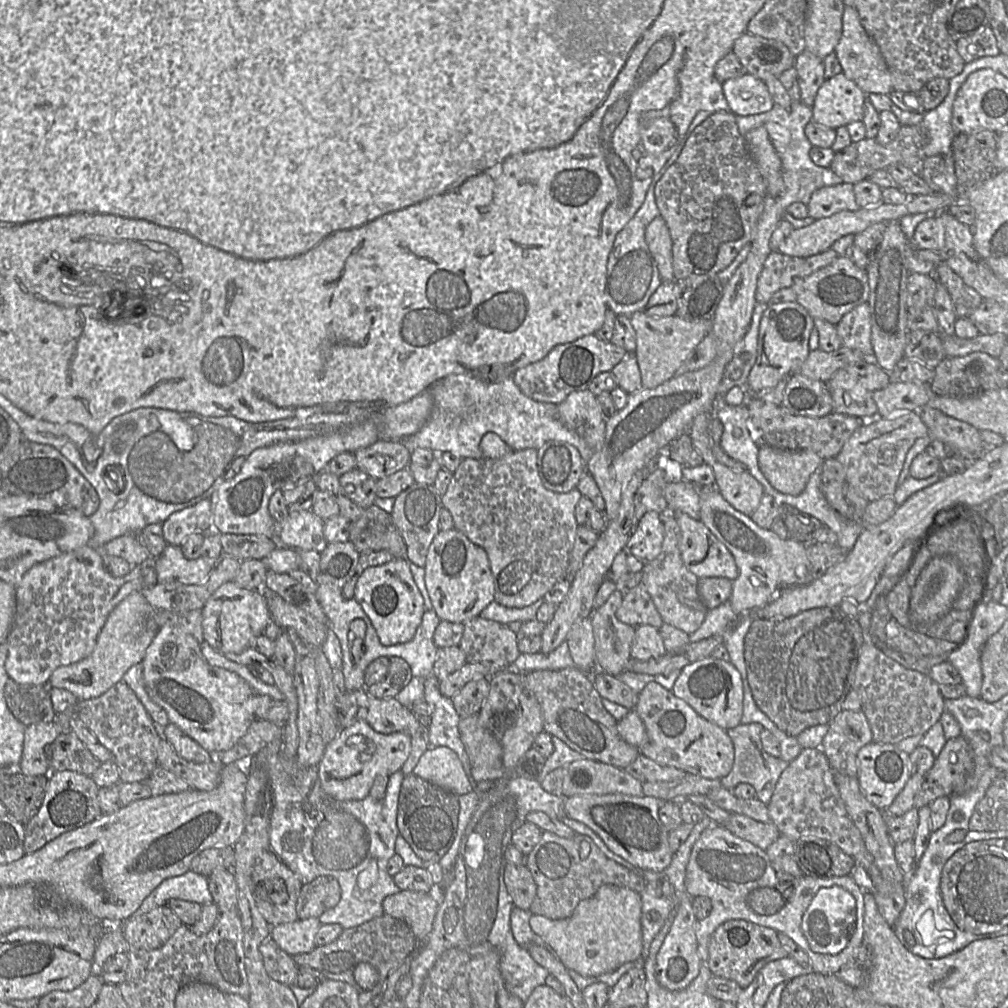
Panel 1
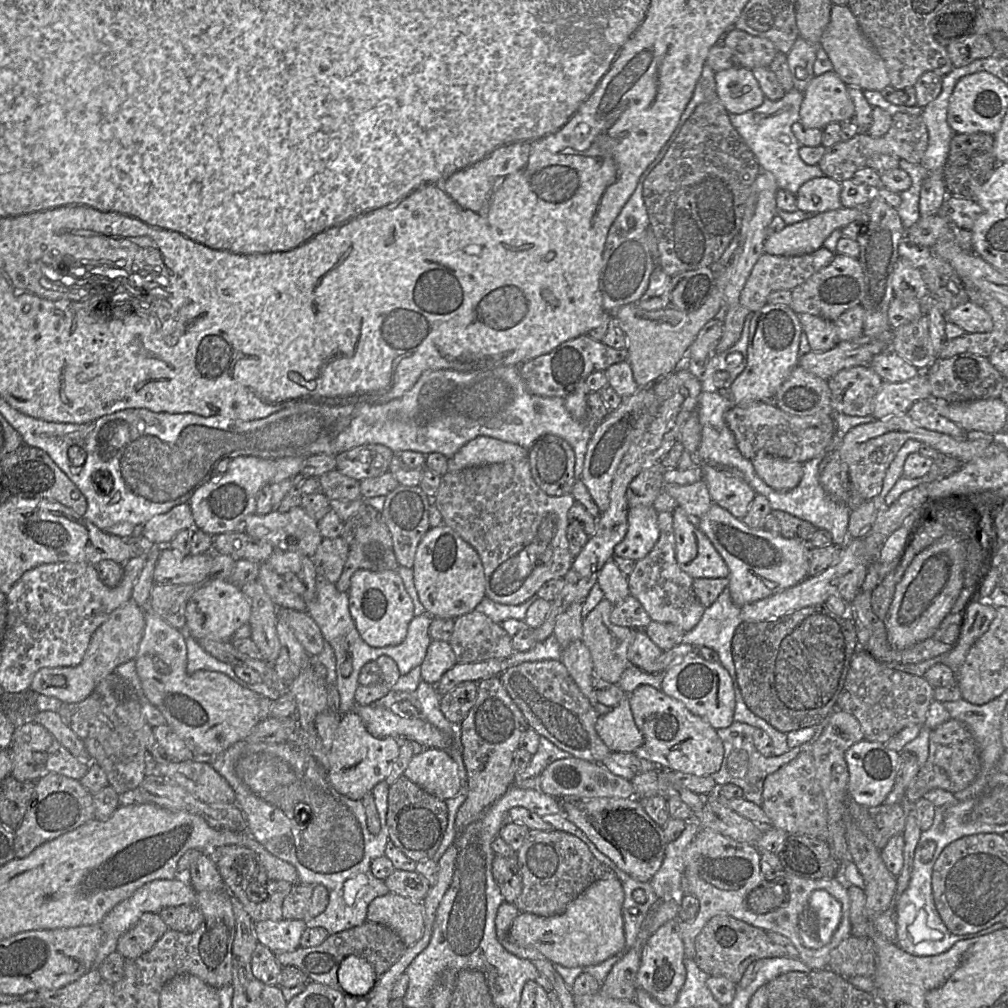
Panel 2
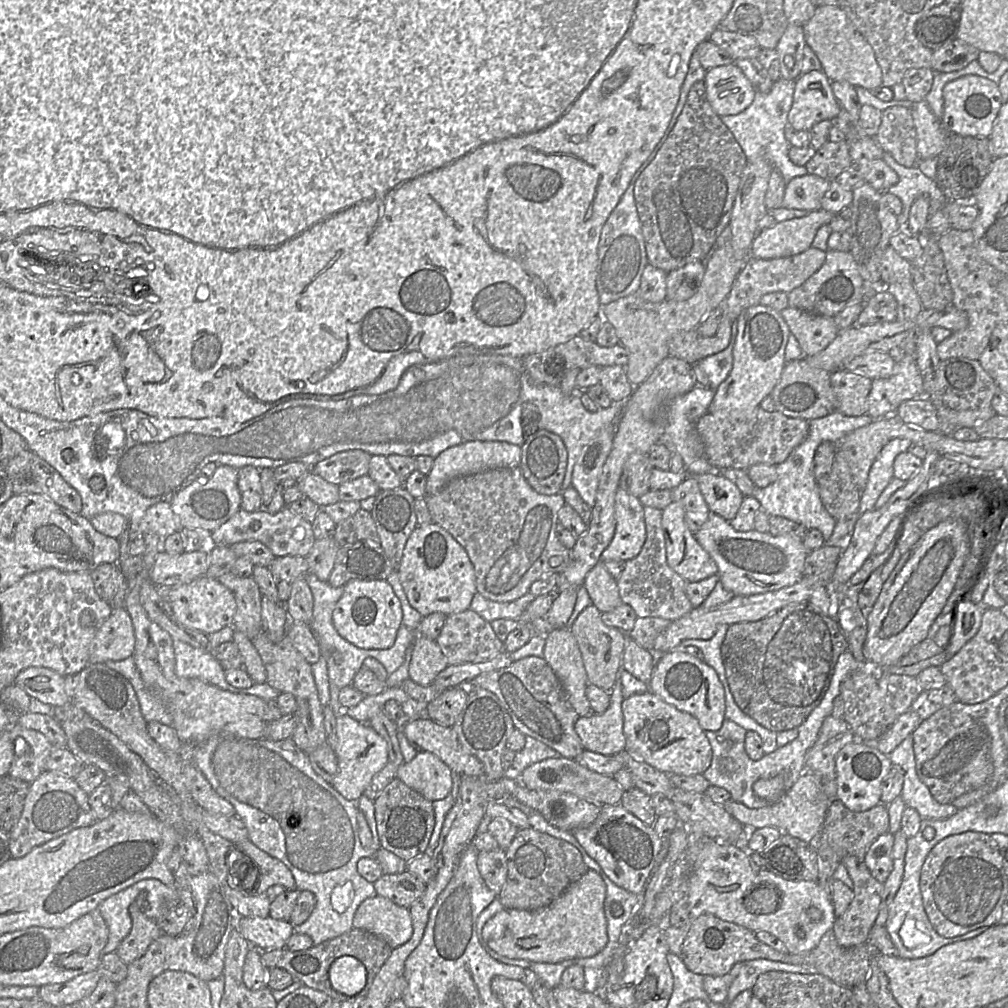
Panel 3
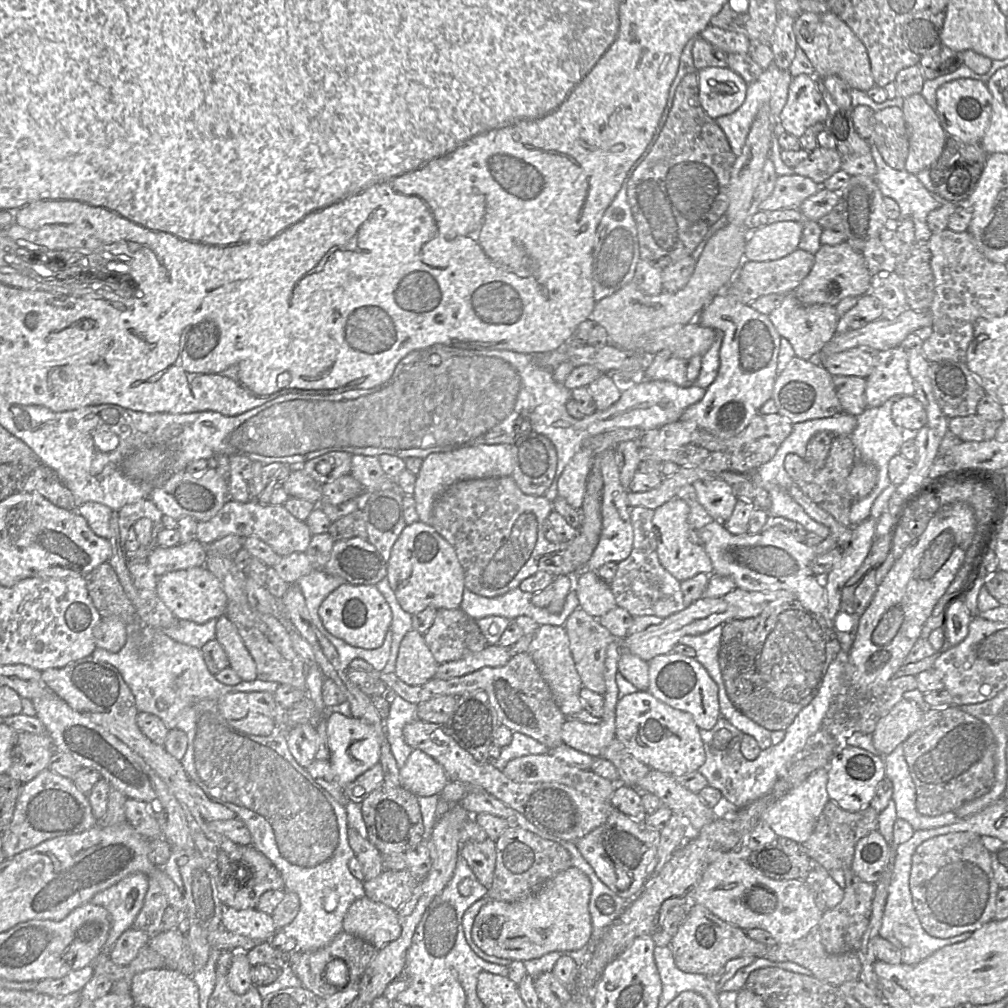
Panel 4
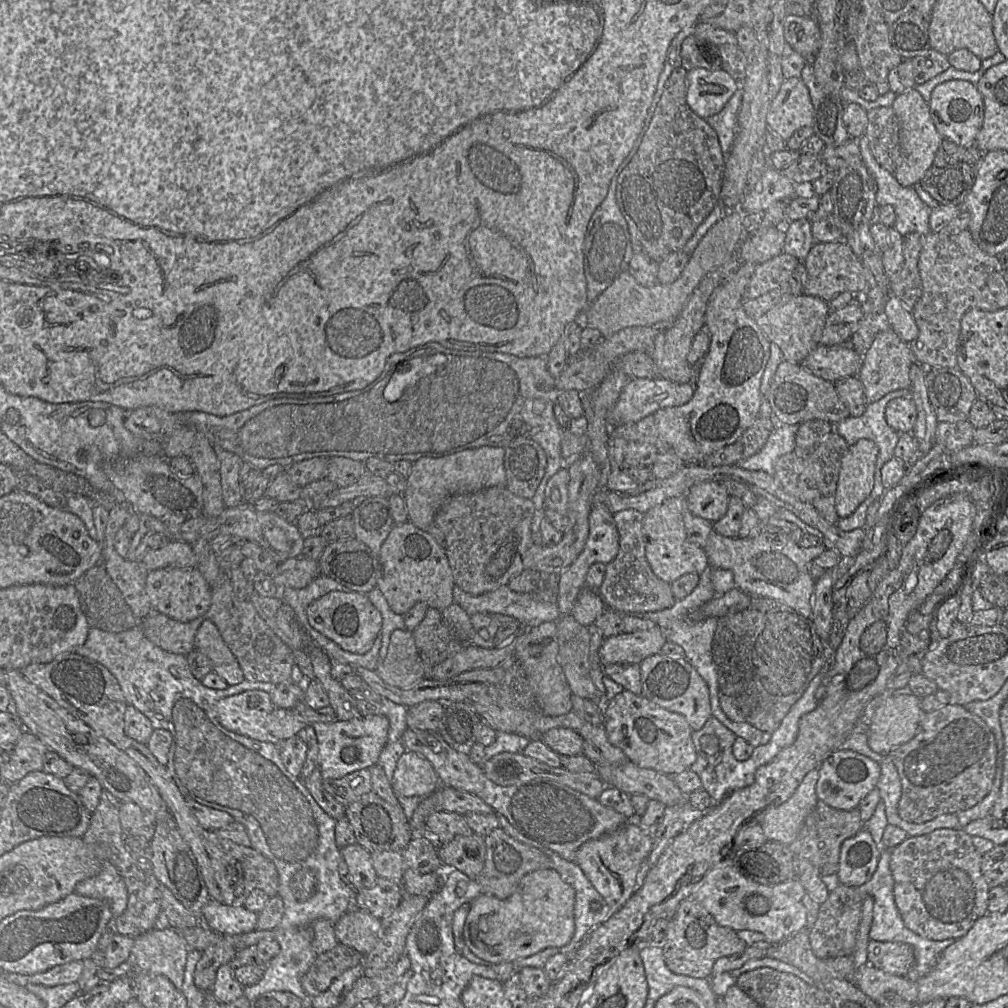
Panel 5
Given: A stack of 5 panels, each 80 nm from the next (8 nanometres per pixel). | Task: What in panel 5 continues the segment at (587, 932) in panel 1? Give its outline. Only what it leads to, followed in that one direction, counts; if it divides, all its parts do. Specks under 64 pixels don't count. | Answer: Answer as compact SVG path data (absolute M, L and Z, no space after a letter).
M552 869L524 876L516 891L504 900L482 893L469 904L463 940L487 964L515 963L547 948L568 945L575 933L575 890Z

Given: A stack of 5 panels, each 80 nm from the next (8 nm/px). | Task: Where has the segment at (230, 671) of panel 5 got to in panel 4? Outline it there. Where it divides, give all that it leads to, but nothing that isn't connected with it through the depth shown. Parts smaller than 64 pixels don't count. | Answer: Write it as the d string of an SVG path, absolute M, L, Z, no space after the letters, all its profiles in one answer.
M222 616L215 621L215 626L215 640L225 651L229 660L229 668L233 669L244 682L256 680L255 661L235 625L226 616Z

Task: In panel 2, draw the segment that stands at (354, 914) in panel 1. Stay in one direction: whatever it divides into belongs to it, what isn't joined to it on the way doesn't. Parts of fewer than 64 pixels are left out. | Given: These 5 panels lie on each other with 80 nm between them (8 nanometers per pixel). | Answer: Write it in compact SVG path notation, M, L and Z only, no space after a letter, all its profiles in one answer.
M294 738L278 744L252 744L241 740L206 760L232 787L235 804L245 819L247 833L273 856L295 867L299 884L320 884L328 889L327 907L319 915L305 920L307 928L322 927L332 935L365 923L371 901L390 893L384 880L374 877L371 872L371 862L384 856L389 842L386 815L390 785L382 781L371 790L381 823L379 833L372 834L367 827L363 803L338 793L328 782L315 758L305 746L298 745Z

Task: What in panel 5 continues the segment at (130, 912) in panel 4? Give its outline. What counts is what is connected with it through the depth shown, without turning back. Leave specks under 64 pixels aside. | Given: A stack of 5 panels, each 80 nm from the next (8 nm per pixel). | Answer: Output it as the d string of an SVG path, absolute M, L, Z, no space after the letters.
M107 865L98 875L80 882L75 890L76 893L105 901L112 913L112 930L114 932L113 921L119 917L126 909L128 903L128 893L123 878L117 873L113 865Z

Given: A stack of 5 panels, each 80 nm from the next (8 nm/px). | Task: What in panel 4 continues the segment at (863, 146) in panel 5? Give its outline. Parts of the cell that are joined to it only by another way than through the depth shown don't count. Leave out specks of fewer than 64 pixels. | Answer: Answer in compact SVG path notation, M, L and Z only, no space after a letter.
M871 145L871 155L877 167L874 180L882 195L898 203L899 220L910 218L913 221L916 241L928 242L932 232L928 227L927 217L943 203L950 202L937 200L917 175L891 168L874 145Z

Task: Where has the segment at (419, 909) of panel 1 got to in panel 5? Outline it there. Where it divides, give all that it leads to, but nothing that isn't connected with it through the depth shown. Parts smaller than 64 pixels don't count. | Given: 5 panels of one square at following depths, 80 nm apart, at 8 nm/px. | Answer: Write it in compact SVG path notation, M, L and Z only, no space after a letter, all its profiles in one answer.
M355 906L335 924L336 938L340 944L366 955L378 943L381 920Z

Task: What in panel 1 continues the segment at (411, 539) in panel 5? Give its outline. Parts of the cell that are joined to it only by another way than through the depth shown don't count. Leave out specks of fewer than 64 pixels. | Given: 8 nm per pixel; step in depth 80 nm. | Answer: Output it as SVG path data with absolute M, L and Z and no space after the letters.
M456 529L440 531L434 537L427 552L424 570L425 586L432 608L441 621L463 624L467 620L480 616L481 611L494 601L494 580L486 551Z

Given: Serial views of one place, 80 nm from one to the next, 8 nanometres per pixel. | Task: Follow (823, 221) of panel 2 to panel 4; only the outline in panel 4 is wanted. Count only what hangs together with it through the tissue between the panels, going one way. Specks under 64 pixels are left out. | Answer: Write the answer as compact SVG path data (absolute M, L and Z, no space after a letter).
M783 221L770 223L753 230L744 252L745 261L765 262L787 256L798 249L803 222Z

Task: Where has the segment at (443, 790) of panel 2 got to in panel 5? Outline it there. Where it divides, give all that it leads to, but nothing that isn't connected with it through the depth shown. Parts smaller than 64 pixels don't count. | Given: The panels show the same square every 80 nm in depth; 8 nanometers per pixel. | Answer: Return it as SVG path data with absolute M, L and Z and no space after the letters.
M406 751L398 760L392 786L403 796L427 797L434 793L441 781L429 760L414 751Z

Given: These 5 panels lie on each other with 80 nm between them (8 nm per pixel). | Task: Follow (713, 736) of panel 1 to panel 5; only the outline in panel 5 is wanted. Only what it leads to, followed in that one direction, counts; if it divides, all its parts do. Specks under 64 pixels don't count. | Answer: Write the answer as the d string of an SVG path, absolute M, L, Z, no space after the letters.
M624 690L608 704L603 727L609 742L620 748L628 760L636 766L649 768L669 776L689 770L697 760L692 740L692 728L686 718L658 706L641 694Z

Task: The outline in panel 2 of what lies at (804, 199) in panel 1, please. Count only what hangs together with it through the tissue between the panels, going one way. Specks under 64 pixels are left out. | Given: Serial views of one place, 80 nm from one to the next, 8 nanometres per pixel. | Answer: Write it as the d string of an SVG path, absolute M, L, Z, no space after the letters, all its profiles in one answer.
M796 88L786 92L779 100L765 99L764 102L742 114L730 114L730 122L753 153L759 166L770 172L778 189L784 189L795 196L808 180L824 176L818 165L808 165L799 156L801 144L792 132L792 125L799 121L803 94Z

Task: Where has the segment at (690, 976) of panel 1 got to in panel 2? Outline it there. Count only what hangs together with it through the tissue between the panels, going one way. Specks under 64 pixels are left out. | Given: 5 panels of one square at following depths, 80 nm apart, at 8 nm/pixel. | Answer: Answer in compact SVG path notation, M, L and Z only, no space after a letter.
M677 918L671 919L649 937L643 949L636 977L637 988L646 991L665 1006L670 1006L676 1001L686 980L684 965L686 956L680 935L680 923Z

